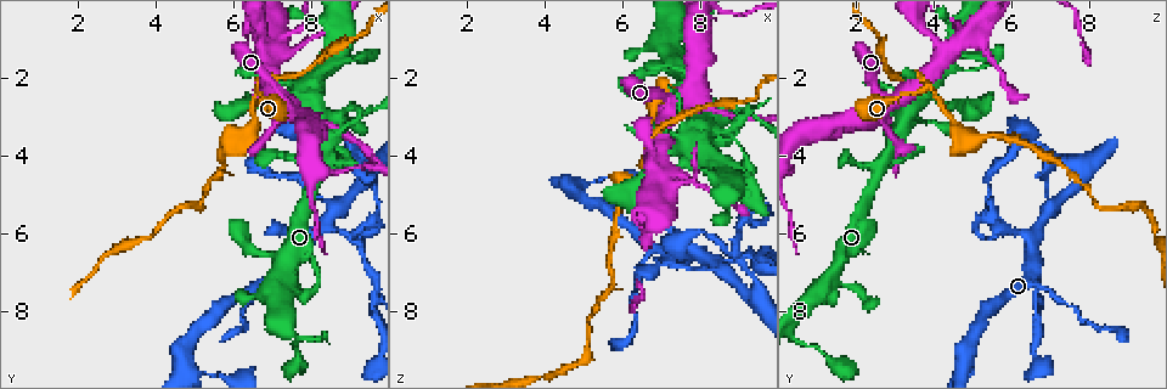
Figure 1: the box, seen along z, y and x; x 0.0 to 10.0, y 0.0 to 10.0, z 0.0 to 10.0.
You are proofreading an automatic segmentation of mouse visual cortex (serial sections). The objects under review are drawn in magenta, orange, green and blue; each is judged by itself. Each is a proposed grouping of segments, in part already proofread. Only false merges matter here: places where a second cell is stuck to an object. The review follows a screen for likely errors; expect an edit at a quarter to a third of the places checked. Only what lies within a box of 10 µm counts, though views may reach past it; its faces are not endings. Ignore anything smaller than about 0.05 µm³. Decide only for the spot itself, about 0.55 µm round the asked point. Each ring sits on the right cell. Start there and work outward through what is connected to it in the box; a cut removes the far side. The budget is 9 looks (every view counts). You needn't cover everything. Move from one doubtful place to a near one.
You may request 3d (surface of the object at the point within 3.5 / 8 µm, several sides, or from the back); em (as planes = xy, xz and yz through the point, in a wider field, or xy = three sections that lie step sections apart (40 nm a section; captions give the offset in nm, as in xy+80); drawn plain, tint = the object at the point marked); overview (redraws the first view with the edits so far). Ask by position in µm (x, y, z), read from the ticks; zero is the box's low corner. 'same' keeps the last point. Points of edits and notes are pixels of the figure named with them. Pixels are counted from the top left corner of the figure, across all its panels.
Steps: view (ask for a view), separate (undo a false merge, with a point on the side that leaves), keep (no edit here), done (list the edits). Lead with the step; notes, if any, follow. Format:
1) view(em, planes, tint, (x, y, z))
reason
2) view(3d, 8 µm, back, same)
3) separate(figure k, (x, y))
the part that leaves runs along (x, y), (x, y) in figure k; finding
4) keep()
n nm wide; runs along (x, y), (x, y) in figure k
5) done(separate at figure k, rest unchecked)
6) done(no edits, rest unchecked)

view(3d, 3.5 µm, (6.60, 2.25, 3.90))
three arms meet

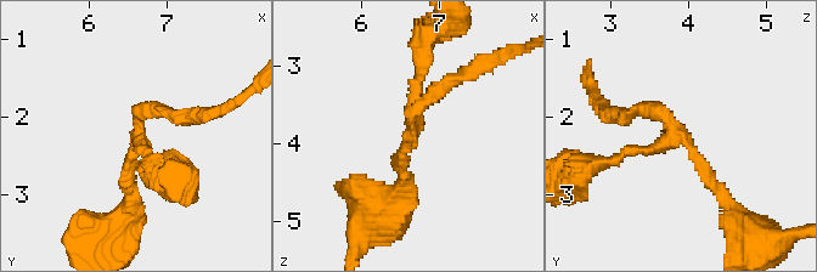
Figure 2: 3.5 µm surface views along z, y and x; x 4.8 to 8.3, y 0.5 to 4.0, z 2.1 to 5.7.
view(em, xy, step 2, tint, (6.65, 2.30, 3.80))
3 arms; arms of 150, 150, 200 nm

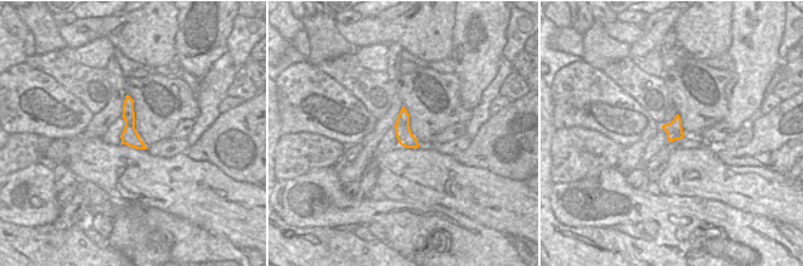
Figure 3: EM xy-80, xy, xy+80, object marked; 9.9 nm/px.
keep()
160 nm wide; runs along (603, 160), (681, 137), (723, 198) in figure 2; continuous, no second cell

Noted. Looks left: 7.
view(3d, 8 µm, (8.30, 3.30, 3.15))
three-way junction

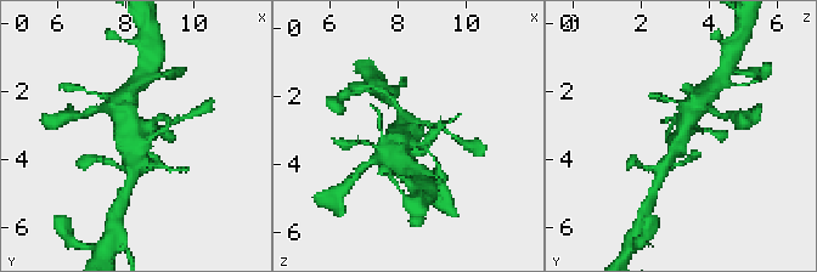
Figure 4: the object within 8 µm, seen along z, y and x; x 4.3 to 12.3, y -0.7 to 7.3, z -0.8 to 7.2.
view(em, xy, step 3, tint, same)
now the EM

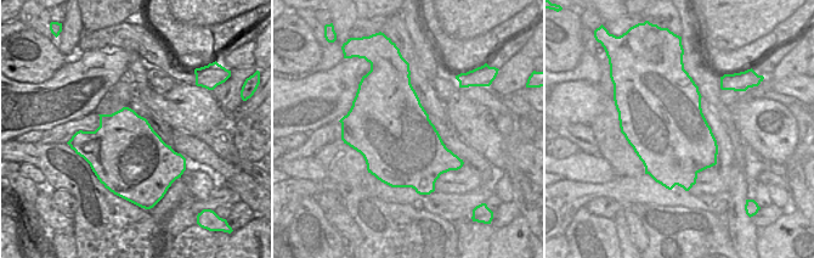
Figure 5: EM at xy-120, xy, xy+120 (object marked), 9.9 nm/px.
keep()
one cell here

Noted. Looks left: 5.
view(3d, 8 µm, (8.30, 5.80, 6.75))
three arms meet

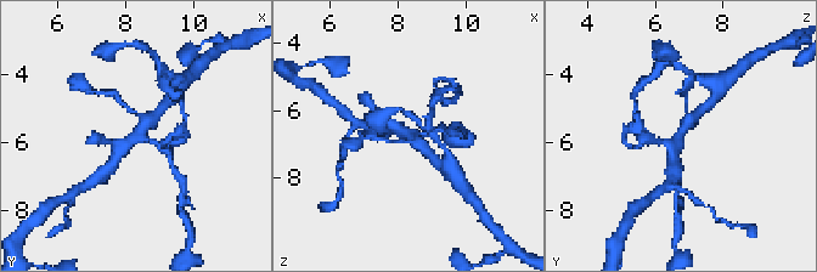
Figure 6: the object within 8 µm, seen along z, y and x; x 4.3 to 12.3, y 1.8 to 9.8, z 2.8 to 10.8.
view(3d, 3.5 µm, same)
closer look

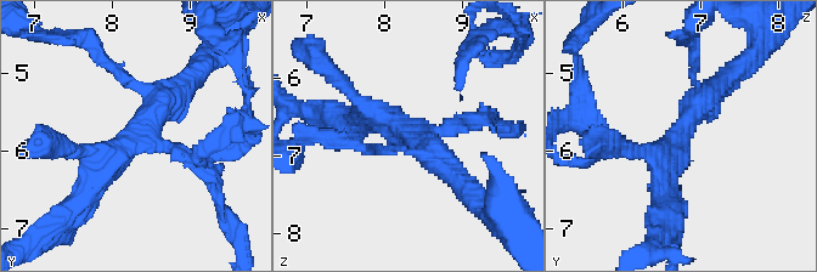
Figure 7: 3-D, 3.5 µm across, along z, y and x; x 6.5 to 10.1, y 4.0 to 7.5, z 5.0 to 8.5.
view(em, planes, tint, (8.35, 5.80, 6.75))
now the EM

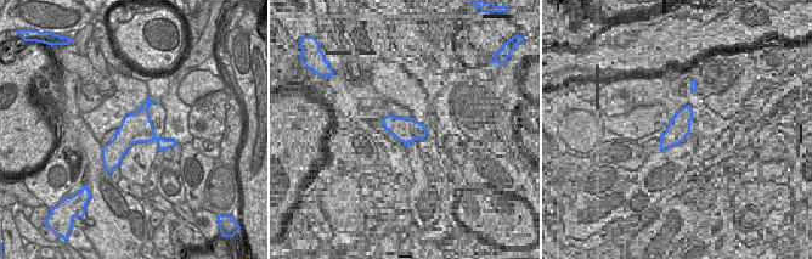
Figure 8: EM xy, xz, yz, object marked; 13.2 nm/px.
keep()
arms of 150, 300, 350 nm; runs along (85, 194), (145, 119), (186, 81) in figure 7; continuous, no second cell

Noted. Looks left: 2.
done(no edits, rest unchecked)

